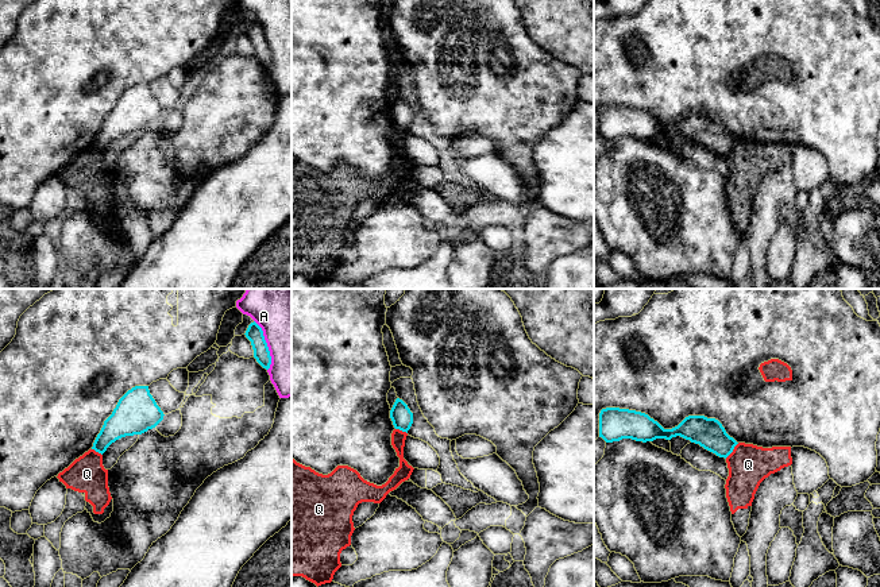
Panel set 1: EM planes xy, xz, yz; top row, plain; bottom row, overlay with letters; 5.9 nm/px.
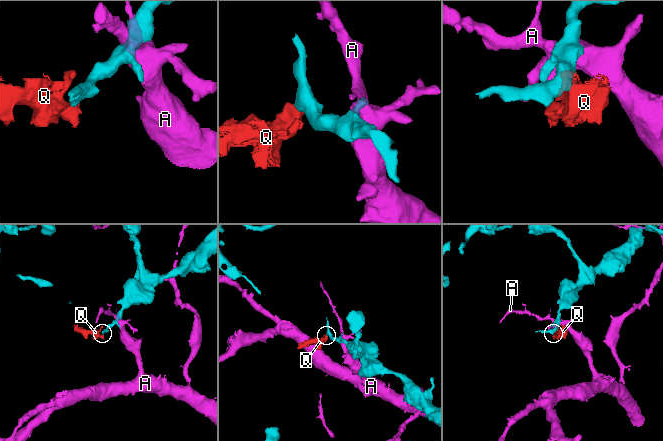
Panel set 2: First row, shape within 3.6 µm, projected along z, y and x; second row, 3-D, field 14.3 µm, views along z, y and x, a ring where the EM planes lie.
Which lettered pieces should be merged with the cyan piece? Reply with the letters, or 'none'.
none

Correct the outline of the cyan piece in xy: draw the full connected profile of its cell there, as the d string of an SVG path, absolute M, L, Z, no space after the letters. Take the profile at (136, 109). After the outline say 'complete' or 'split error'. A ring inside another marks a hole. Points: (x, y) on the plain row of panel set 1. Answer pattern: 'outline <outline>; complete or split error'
outline M135 84L119 97L112 112L104 119L92 147L103 152L116 138L155 125L163 113L148 84Z; complete

